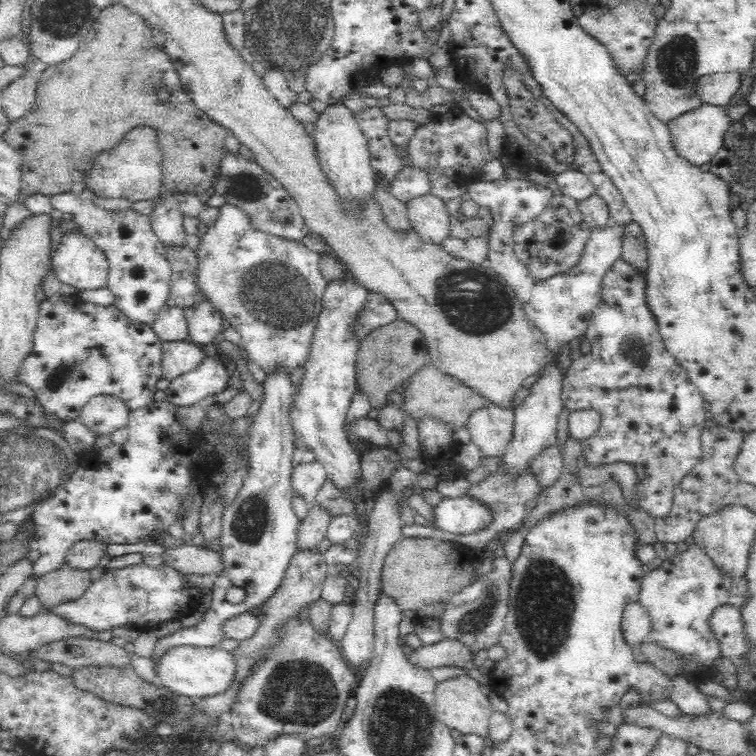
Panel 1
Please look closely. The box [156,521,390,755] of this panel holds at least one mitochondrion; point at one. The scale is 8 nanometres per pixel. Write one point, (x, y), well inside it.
(300, 693)

